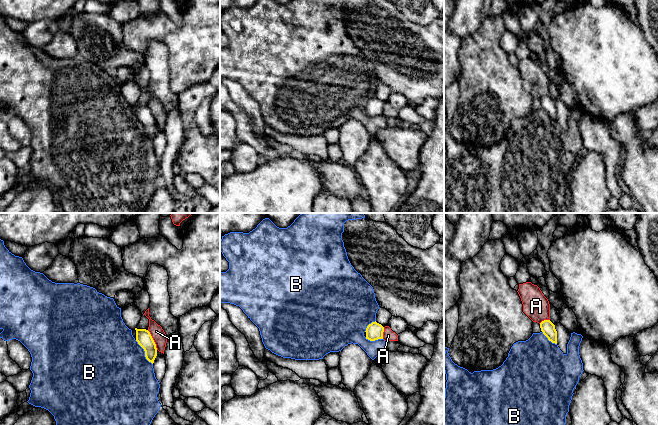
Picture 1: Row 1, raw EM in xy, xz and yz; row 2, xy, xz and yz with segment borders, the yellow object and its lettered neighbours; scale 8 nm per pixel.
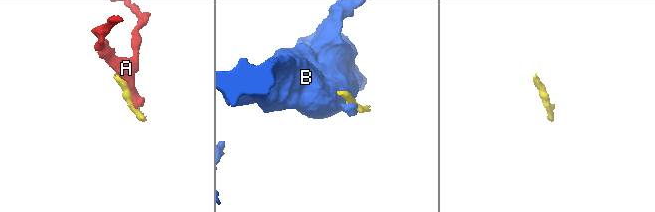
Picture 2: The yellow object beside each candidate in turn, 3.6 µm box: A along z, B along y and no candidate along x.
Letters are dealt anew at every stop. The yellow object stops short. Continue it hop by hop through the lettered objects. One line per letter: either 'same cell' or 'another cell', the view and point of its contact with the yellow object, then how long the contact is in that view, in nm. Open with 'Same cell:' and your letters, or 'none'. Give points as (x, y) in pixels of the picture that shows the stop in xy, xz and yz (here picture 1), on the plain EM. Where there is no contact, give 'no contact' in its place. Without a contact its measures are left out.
Same cell: none
A: another cell; contact xy (153, 116); length 180 nm
B: another cell; contact xy (145, 128); length 240 nm

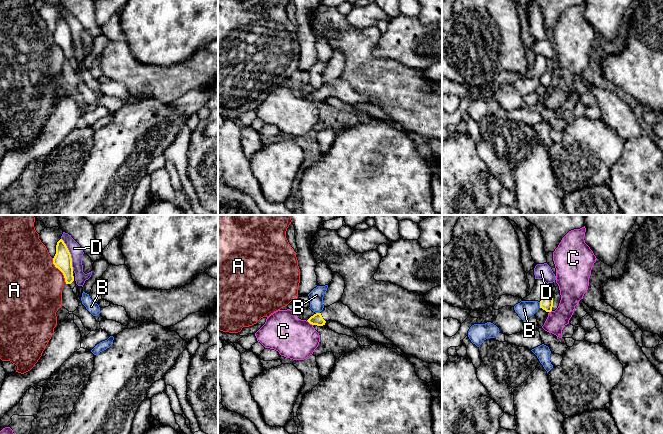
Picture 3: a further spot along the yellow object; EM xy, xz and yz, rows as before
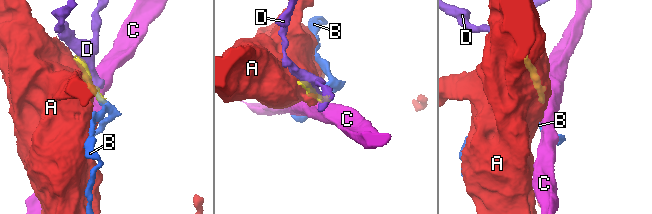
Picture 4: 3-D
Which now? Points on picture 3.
Same cell: none
A: another cell; contact xy (60, 46); length 240 nm
B: another cell; contact yz (540, 81); length 50 nm
C: another cell; contact xz (310, 99); length 60 nm
D: another cell; contact xy (70, 30); length 280 nm

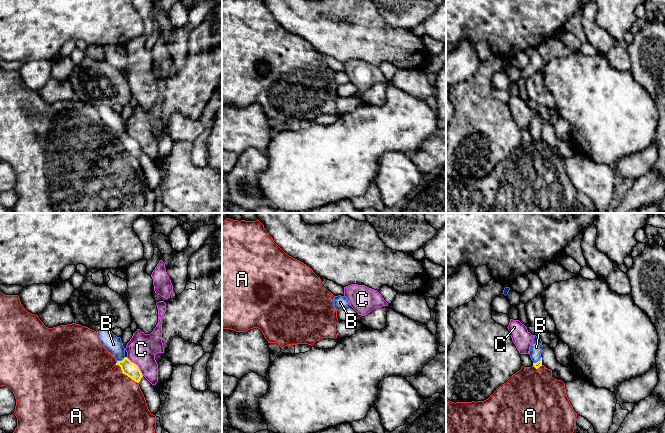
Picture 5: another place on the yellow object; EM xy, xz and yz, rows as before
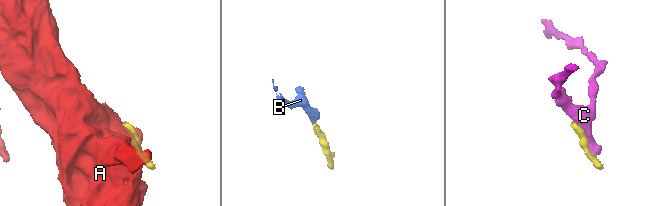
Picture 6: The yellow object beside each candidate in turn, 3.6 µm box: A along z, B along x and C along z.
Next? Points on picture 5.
Same cell: B
A: another cell; contact xy (124, 149); length 260 nm
B: same cell; contact xy (122, 136); length 80 nm
C: another cell; contact xy (136, 141); length 200 nm

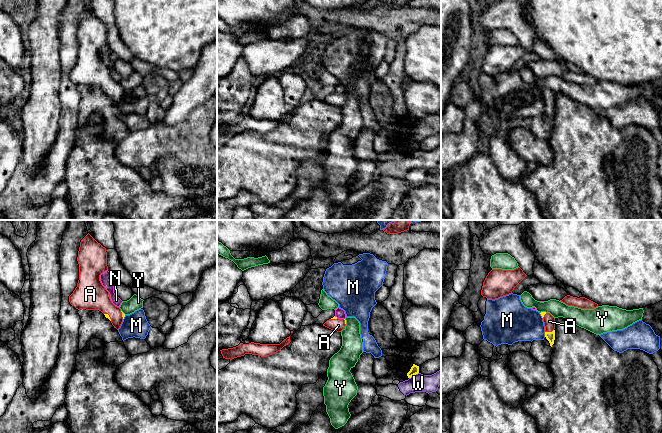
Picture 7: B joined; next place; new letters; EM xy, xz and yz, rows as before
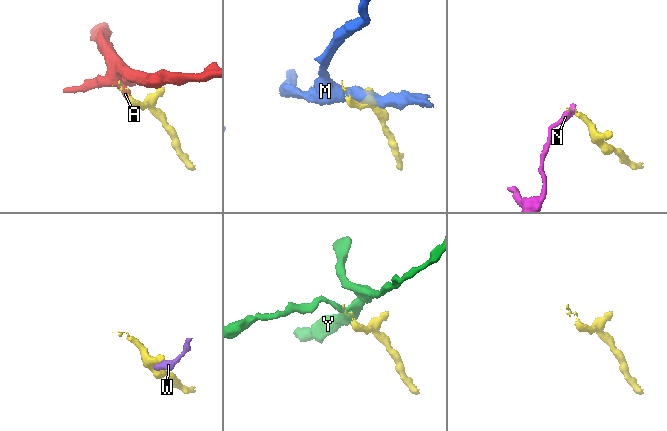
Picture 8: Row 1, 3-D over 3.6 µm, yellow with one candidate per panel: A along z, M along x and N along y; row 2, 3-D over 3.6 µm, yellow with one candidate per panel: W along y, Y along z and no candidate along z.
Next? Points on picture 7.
Same cell: A
A: same cell; contact yz (549, 108); length 80 nm
M: another cell; contact yz (545, 110); length 40 nm
N: another cell; contact xz (336, 93); length 30 nm
W: another cell; contact xz (413, 151); length 90 nm
Y: another cell; contact yz (543, 88); length 60 nm

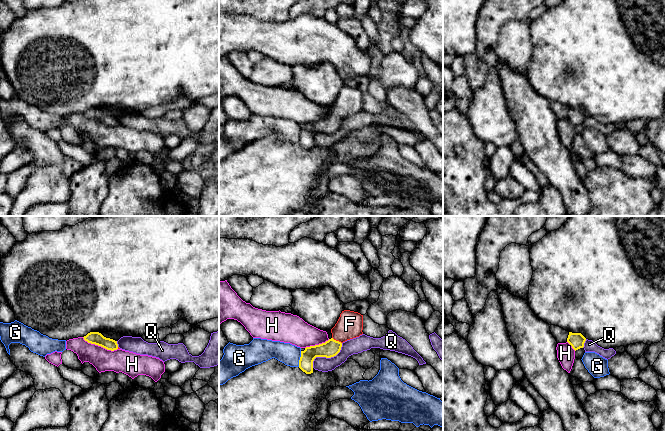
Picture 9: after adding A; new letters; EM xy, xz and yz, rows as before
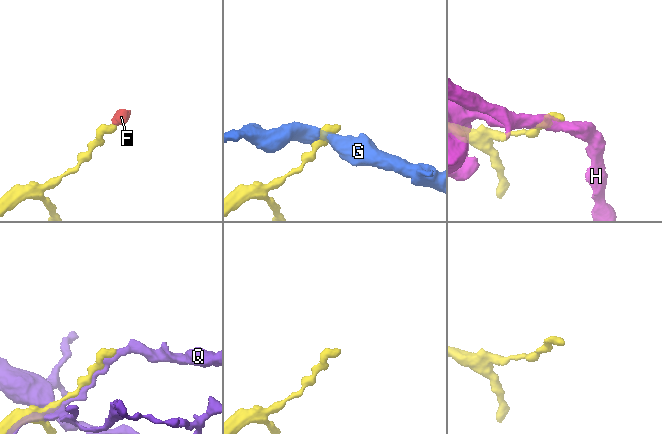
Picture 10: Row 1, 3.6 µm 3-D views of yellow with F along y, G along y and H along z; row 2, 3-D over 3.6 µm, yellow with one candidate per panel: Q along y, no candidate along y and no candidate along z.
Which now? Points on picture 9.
Same cell: F
F: same cell; contact xz (337, 117); length 90 nm
G: another cell; contact xz (300, 135); length 130 nm
H: another cell; contact xy (100, 121); length 300 nm
Q: another cell; contact xz (326, 133); length 320 nm

